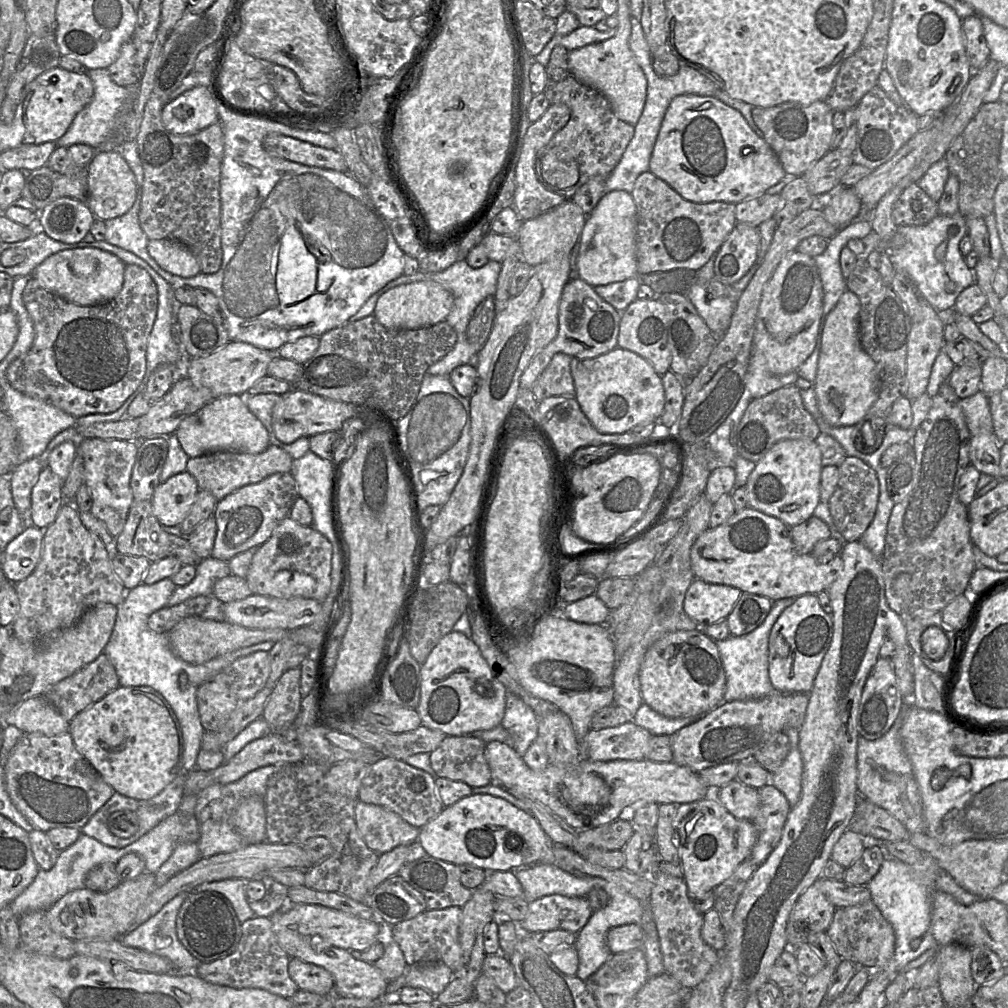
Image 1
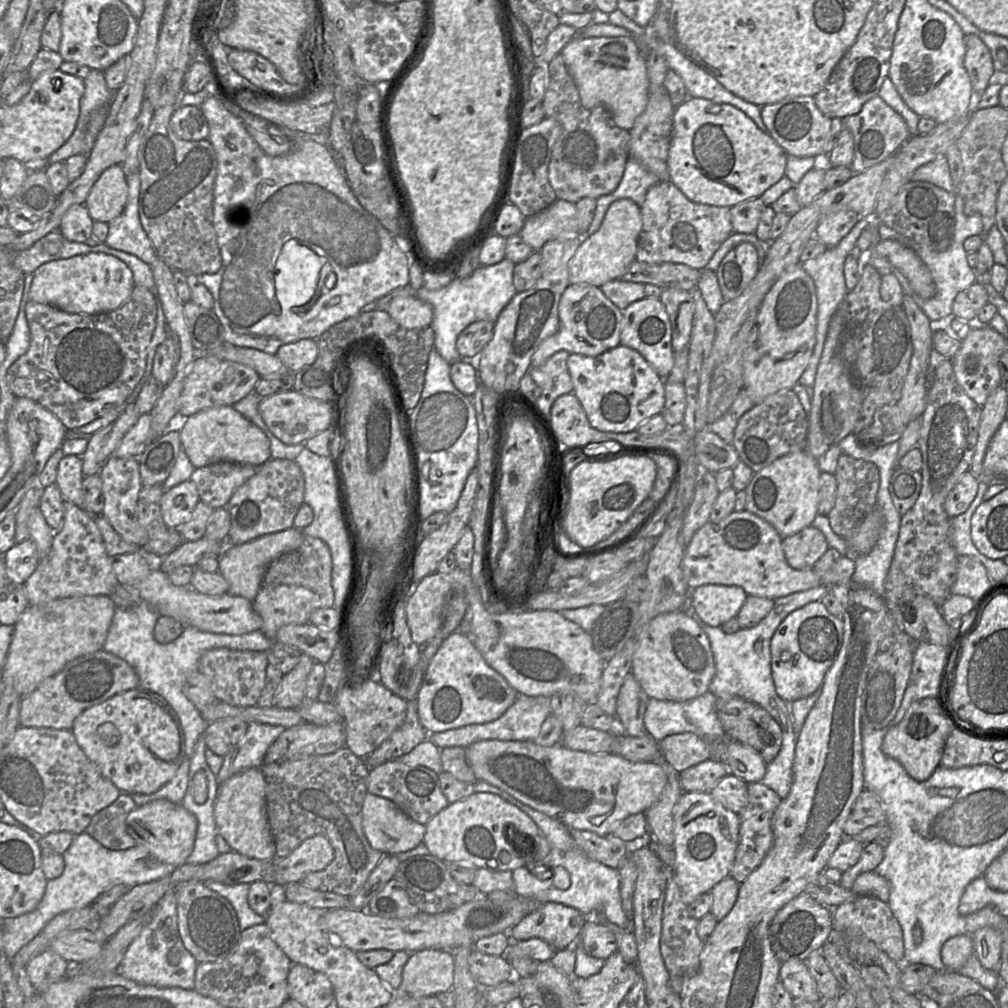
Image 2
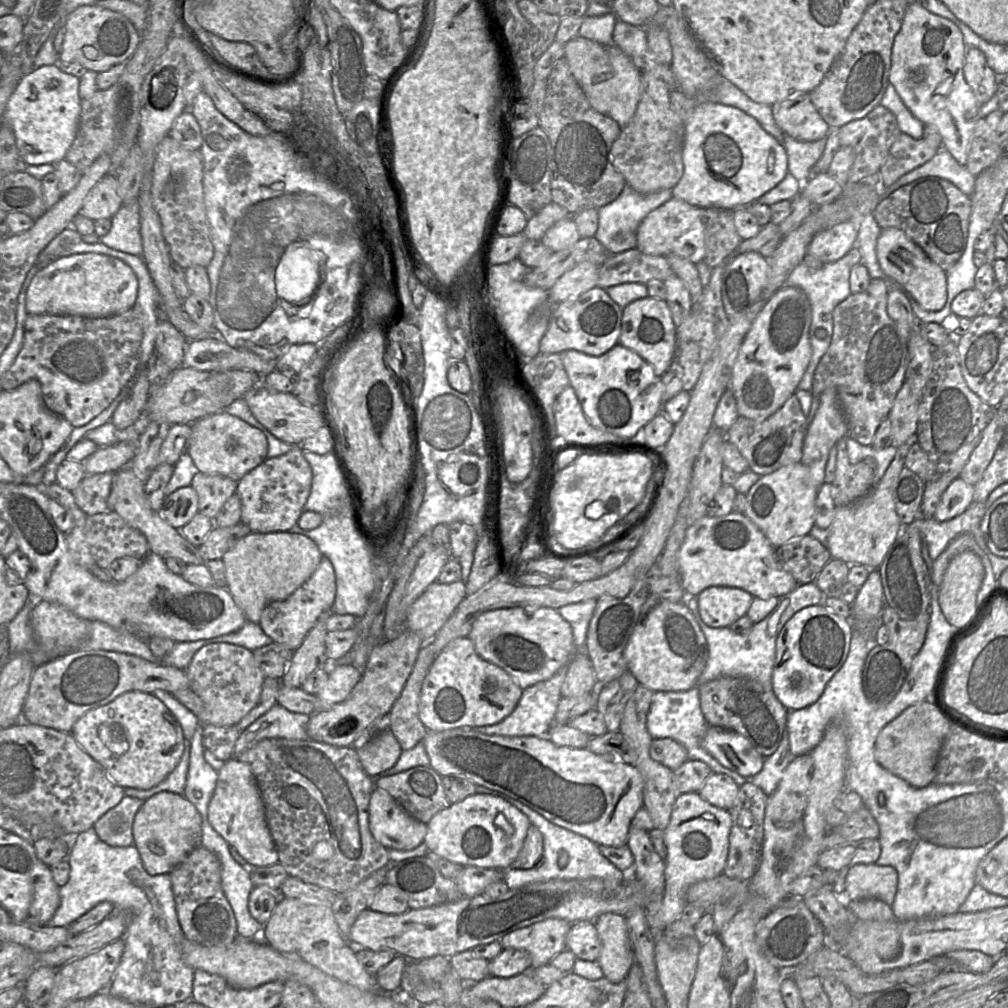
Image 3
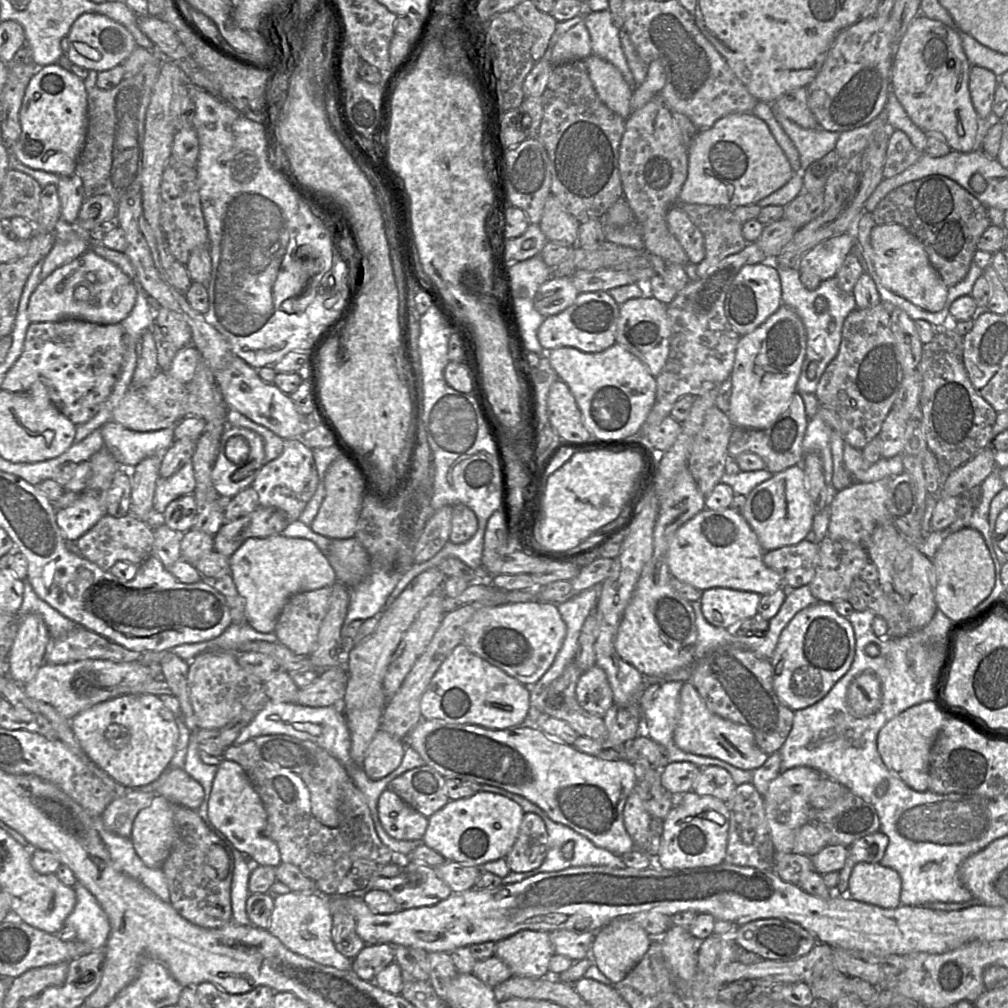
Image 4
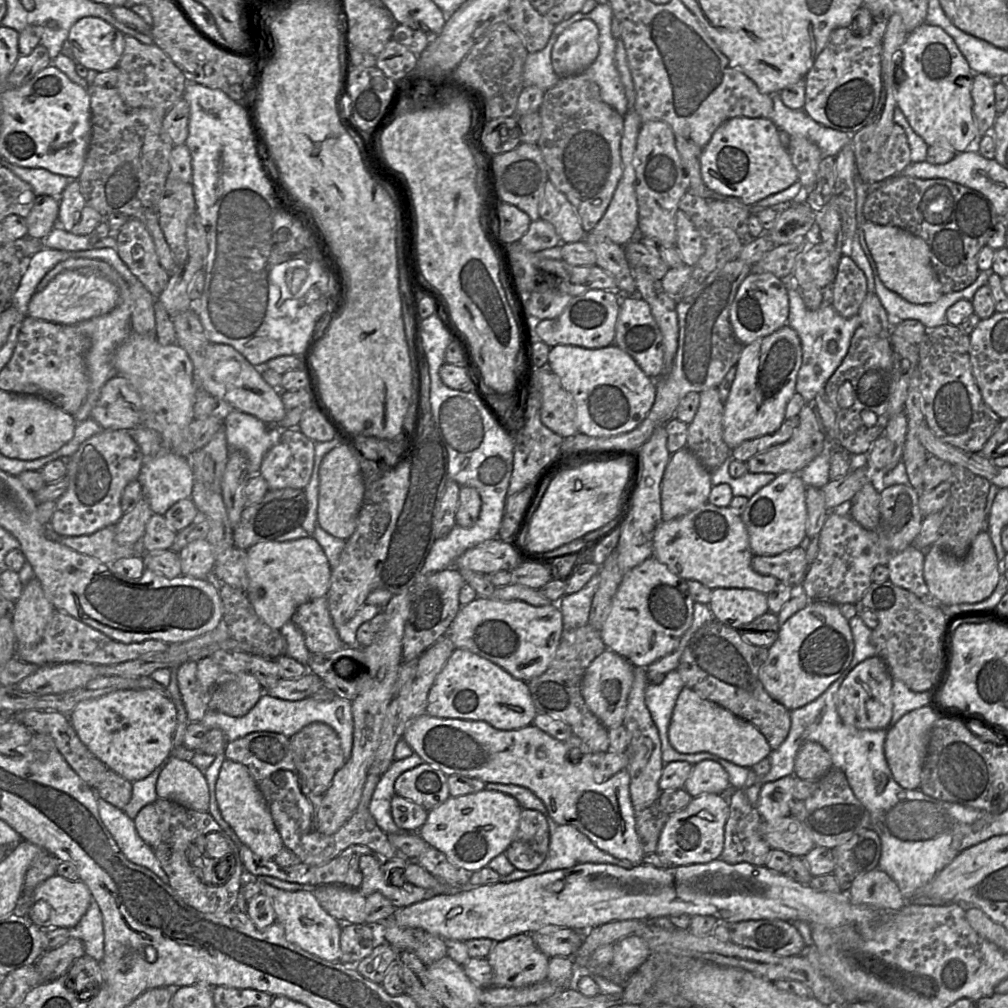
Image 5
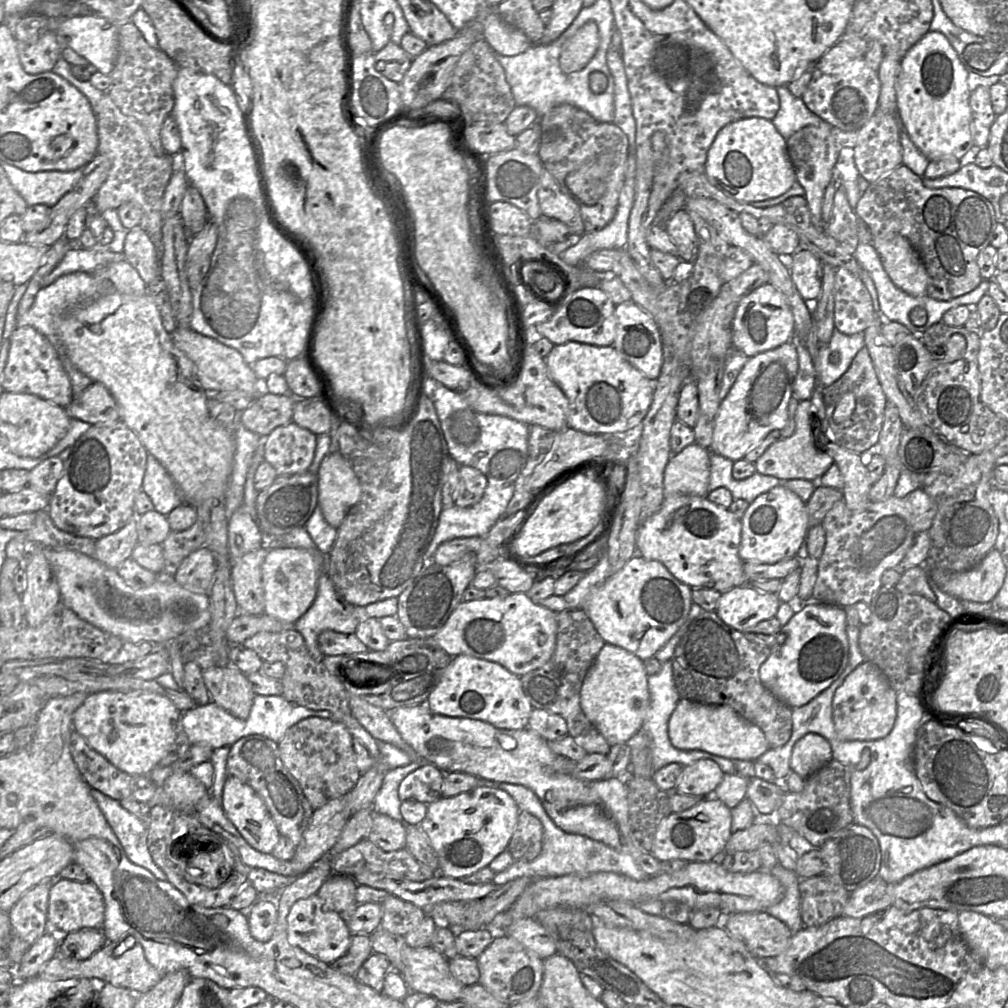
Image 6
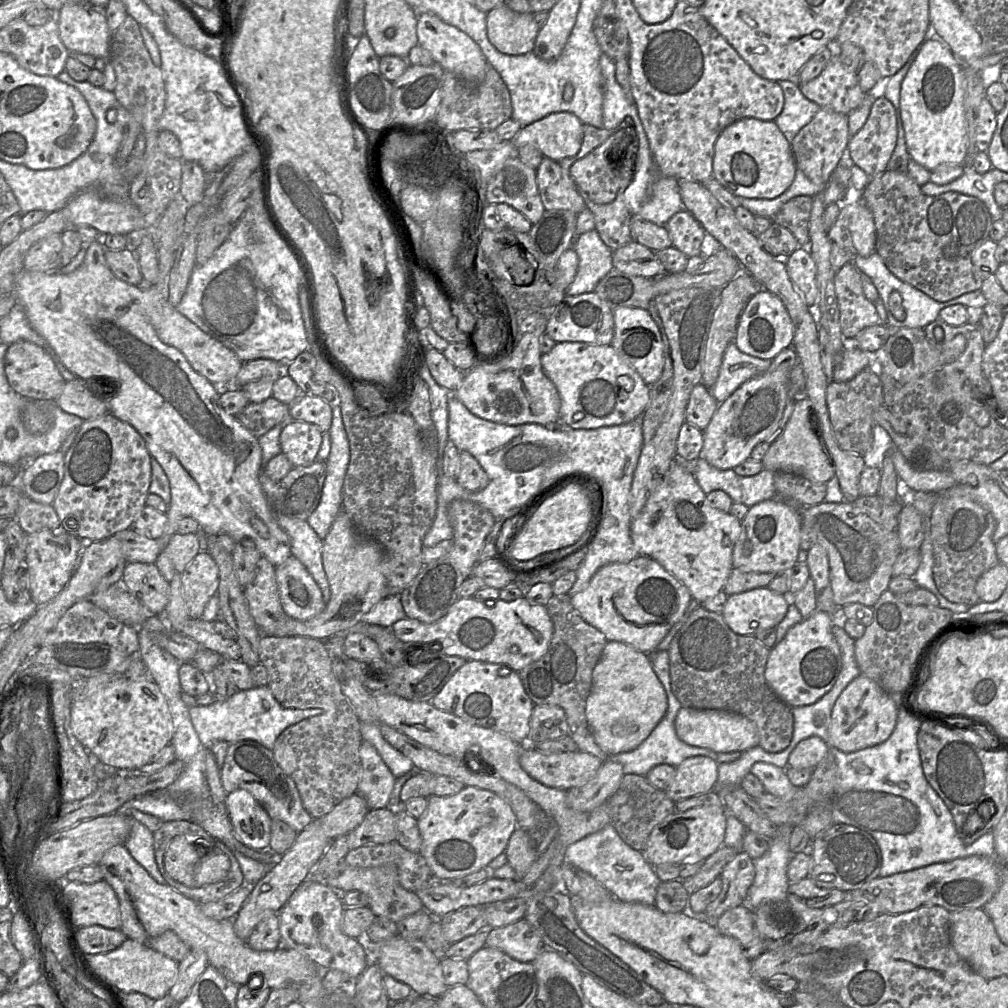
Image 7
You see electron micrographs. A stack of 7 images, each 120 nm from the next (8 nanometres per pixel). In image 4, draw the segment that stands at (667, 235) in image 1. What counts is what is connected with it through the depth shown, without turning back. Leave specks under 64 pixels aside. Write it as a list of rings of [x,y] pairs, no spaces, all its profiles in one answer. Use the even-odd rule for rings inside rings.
[[[672,206],[666,215],[670,232],[684,249],[689,262],[699,264],[705,257],[705,241],[701,231],[679,207]]]

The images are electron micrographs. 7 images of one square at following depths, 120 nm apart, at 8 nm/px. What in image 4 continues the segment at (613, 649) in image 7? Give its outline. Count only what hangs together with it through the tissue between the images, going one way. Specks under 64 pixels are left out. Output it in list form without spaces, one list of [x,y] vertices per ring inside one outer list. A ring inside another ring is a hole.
[[[594,665],[583,672],[577,682],[576,698],[589,713],[603,717],[614,704],[613,692],[603,669]]]

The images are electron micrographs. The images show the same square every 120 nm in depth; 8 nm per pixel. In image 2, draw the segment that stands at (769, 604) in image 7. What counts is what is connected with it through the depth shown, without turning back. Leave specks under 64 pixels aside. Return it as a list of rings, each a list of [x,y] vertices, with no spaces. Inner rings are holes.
[[[707,584],[692,590],[691,603],[704,623],[721,627],[738,615],[747,596],[739,586]]]

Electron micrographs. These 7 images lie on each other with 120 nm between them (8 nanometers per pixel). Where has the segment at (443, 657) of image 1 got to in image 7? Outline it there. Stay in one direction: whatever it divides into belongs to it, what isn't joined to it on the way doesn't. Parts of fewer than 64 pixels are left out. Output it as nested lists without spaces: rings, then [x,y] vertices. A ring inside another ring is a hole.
[[[468,660],[433,697],[431,703],[476,725],[502,732],[518,743],[527,743],[534,704],[519,673],[498,664]]]

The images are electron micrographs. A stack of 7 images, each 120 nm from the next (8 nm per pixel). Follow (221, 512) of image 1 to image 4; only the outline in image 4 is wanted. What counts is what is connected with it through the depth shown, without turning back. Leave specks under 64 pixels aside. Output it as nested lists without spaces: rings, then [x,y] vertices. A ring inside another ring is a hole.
[[[299,437],[285,440],[281,454],[262,466],[251,487],[257,492],[259,506],[276,507],[285,511],[291,523],[299,519],[315,493],[317,484],[318,476],[313,451]]]

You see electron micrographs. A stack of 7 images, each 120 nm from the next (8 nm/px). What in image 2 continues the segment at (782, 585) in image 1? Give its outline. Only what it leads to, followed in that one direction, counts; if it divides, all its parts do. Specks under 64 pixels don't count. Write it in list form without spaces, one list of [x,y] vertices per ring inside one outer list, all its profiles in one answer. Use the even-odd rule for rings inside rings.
[[[733,511],[717,523],[708,521],[693,535],[685,549],[682,571],[689,588],[707,584],[739,586],[747,595],[776,600],[819,585],[851,583],[855,572],[855,559],[843,555],[833,568],[822,577],[814,570],[795,570],[787,562],[782,549],[783,538],[765,520],[755,514]]]

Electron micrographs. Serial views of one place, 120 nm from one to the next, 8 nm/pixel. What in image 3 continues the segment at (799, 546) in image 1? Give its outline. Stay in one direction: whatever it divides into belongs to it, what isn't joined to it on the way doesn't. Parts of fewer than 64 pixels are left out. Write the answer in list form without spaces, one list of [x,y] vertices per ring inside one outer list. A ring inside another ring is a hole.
[[[809,534],[777,547],[775,554],[798,585],[814,582],[832,558],[827,547]]]

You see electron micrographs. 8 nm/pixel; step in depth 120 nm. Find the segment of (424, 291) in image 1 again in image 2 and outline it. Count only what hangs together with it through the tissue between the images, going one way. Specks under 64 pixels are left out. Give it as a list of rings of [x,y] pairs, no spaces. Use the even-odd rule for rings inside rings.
[[[396,297],[386,307],[386,312],[406,329],[430,326],[433,319],[432,306],[414,297]]]

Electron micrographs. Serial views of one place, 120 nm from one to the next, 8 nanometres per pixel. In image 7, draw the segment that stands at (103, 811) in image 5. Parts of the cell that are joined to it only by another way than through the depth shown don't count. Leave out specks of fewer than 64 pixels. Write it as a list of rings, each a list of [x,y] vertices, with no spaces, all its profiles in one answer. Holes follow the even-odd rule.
[[[132,818],[130,833],[124,845],[152,878],[160,884],[166,883],[155,861],[153,832],[148,827]]]

